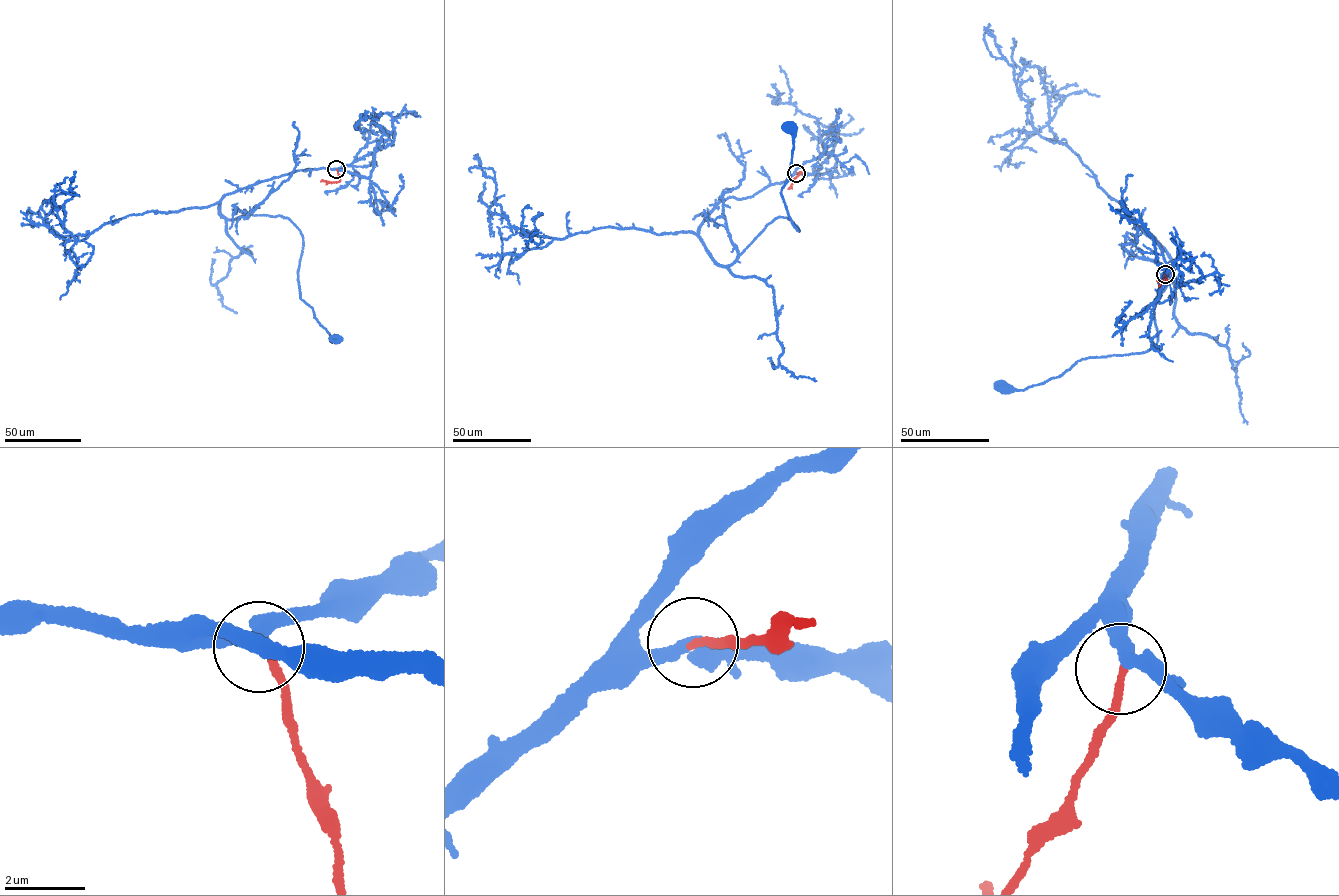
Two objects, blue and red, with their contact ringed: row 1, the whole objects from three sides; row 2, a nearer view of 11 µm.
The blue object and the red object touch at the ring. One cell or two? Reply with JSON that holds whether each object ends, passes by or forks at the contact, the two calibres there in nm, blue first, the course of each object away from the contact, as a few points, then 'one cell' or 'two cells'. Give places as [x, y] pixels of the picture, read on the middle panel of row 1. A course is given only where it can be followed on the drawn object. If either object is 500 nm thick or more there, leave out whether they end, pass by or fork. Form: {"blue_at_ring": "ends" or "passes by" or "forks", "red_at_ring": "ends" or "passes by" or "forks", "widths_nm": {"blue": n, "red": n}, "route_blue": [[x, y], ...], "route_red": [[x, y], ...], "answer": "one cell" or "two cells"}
{"blue_at_ring": "passes by", "red_at_ring": "ends", "widths_nm": {"blue": 360, "red": 190}, "route_blue": [[796, 173], [715, 204], [699, 235], [718, 264], [734, 263], [773, 219], [799, 231], [781, 193], [790, 129]], "route_red": [[796, 173], [801, 172], [788, 188]], "answer": "one cell"}

